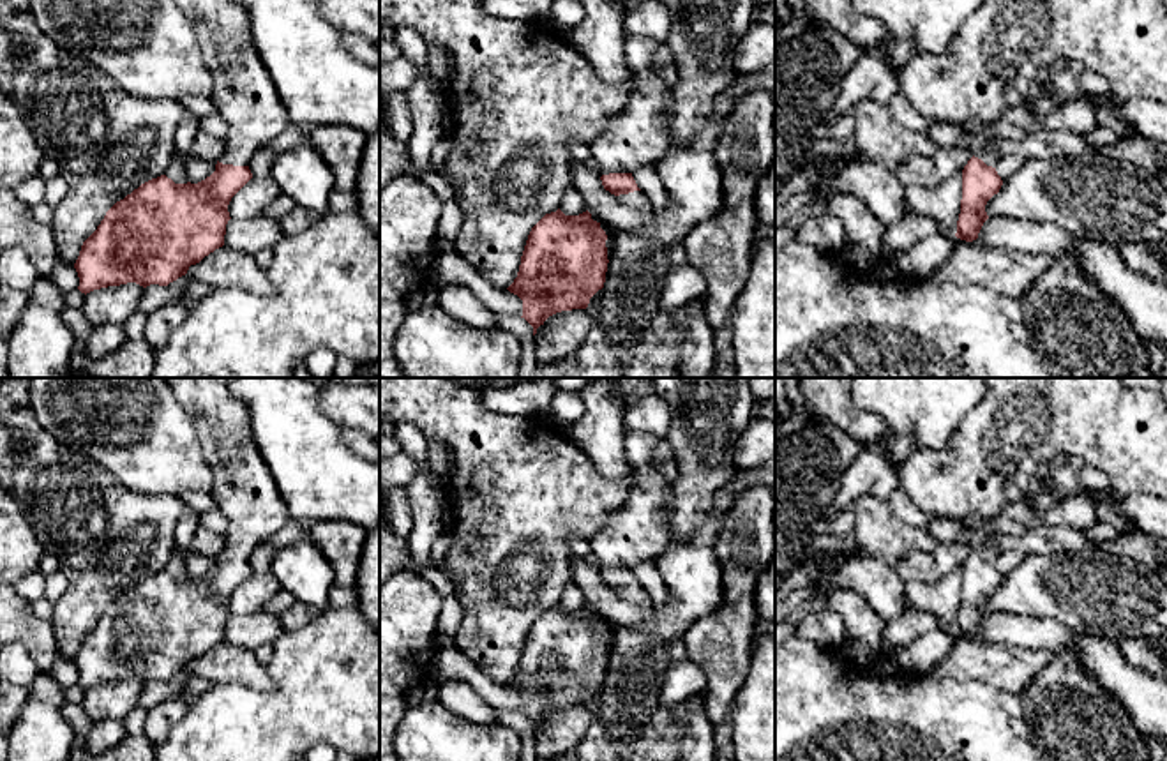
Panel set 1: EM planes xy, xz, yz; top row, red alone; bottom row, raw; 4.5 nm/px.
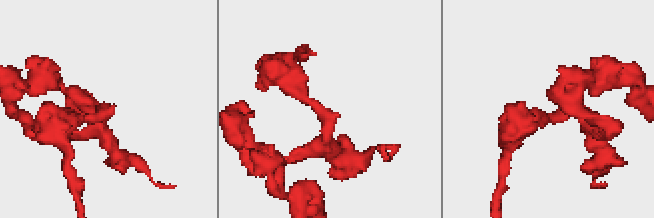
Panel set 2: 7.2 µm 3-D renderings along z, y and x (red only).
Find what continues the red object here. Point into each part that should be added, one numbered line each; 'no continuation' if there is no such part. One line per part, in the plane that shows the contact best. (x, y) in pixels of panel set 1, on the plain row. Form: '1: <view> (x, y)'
1: xy (244, 491)

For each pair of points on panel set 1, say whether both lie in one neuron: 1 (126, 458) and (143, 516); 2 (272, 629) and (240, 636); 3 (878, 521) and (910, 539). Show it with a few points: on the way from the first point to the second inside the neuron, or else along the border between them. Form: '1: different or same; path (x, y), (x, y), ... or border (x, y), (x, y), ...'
1: different; border (103, 468), (129, 489), (177, 497)
2: same; path (265, 629), (248, 631)
3: same; path (885, 528), (895, 539), (903, 539)

